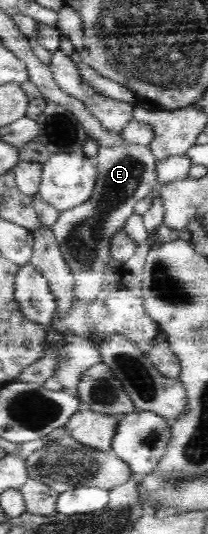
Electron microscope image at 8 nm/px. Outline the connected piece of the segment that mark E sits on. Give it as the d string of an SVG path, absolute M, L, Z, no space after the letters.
M126 143L100 147L93 159L98 169L98 180L90 198L77 207L61 211L52 226L59 252L73 276L72 298L75 303L83 304L93 303L96 296L105 290L105 275L110 271L110 240L124 229L138 200L158 191L161 186L156 173L157 160L149 146Z

